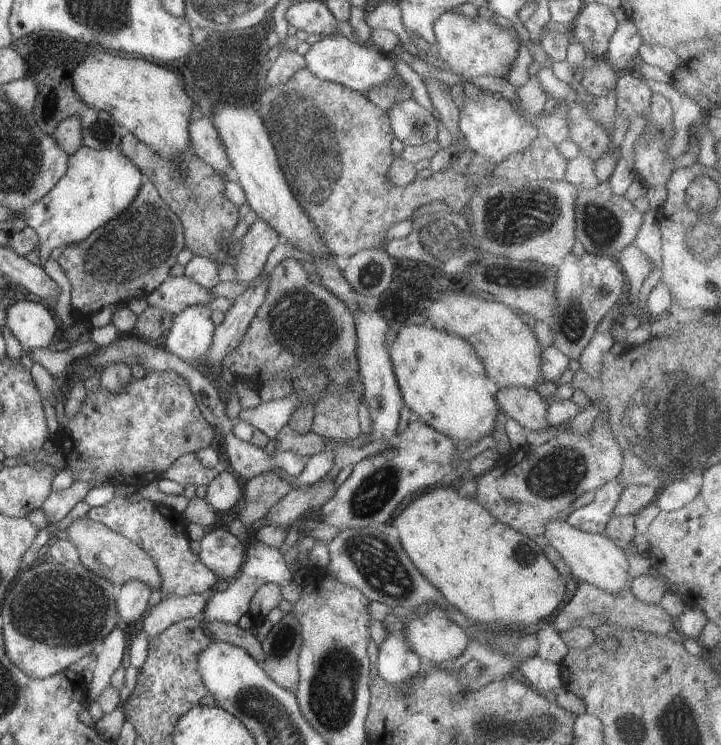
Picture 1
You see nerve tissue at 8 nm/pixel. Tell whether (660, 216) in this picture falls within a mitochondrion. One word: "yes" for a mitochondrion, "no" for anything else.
no

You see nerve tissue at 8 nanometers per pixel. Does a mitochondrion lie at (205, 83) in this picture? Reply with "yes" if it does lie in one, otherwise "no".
no

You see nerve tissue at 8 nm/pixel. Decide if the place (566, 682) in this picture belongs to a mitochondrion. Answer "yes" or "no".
no

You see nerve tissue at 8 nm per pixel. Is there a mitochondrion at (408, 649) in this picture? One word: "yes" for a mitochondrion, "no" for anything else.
no

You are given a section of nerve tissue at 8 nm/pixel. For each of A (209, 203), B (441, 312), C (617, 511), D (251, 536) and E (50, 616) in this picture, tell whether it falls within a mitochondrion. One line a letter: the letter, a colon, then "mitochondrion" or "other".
A: other
B: other
C: other
D: other
E: mitochondrion

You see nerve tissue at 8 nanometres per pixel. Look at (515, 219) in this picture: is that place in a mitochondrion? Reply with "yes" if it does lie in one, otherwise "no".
yes

